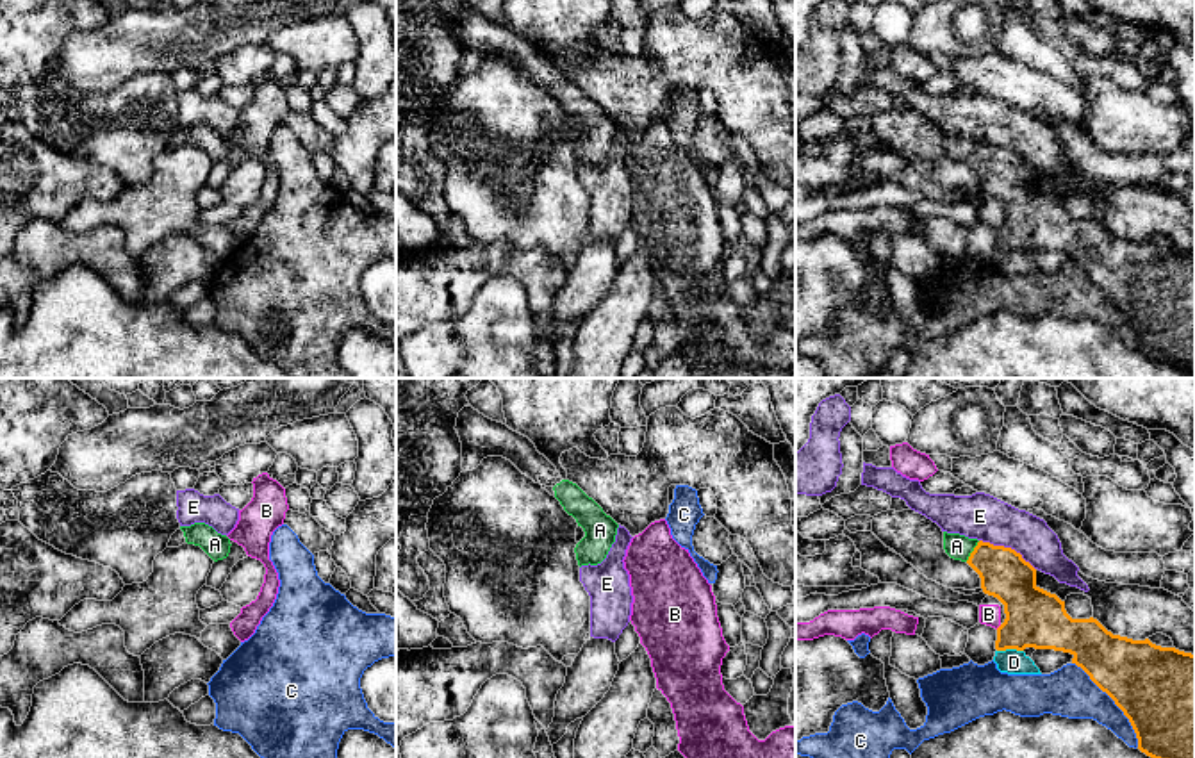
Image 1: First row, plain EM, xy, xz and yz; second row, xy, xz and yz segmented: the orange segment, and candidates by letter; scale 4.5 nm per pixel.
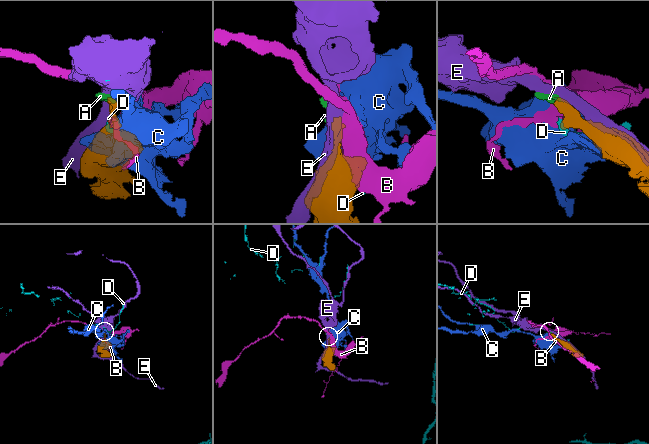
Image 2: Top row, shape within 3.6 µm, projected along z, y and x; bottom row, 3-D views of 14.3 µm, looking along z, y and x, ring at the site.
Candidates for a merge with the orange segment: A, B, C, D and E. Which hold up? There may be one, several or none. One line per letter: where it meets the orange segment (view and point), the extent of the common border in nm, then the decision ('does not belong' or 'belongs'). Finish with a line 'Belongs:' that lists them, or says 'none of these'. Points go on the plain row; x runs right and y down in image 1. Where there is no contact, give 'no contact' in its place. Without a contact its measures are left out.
A: yz (972, 152) | 120 nm | belongs
B: yz (999, 227) | 40 nm | does not belong
C: yz (1115, 304) | 480 nm | does not belong
D: yz (1010, 248) | 120 nm | does not belong
E: yz (1008, 148) | 300 nm | does not belong
Belongs: A

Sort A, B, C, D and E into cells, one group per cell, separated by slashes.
A / B / C / D / E

